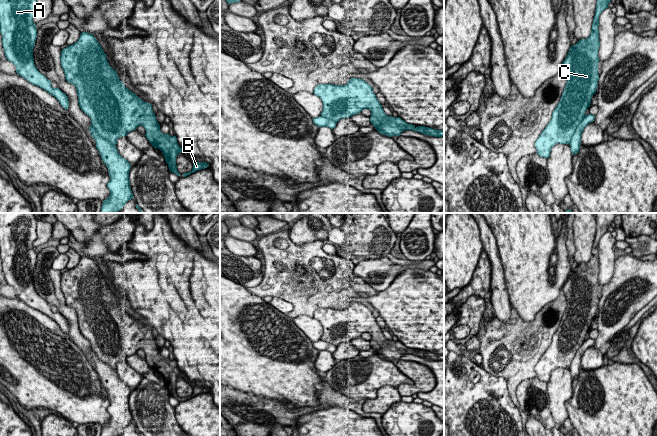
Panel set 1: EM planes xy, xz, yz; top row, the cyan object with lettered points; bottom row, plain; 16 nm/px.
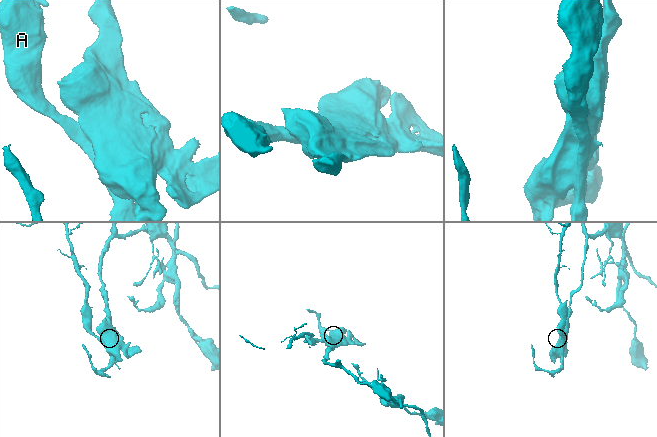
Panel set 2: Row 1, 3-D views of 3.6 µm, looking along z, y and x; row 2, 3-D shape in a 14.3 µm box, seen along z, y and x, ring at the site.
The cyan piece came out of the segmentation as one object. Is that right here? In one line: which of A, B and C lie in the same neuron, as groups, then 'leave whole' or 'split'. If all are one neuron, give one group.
A B C; leave whole

